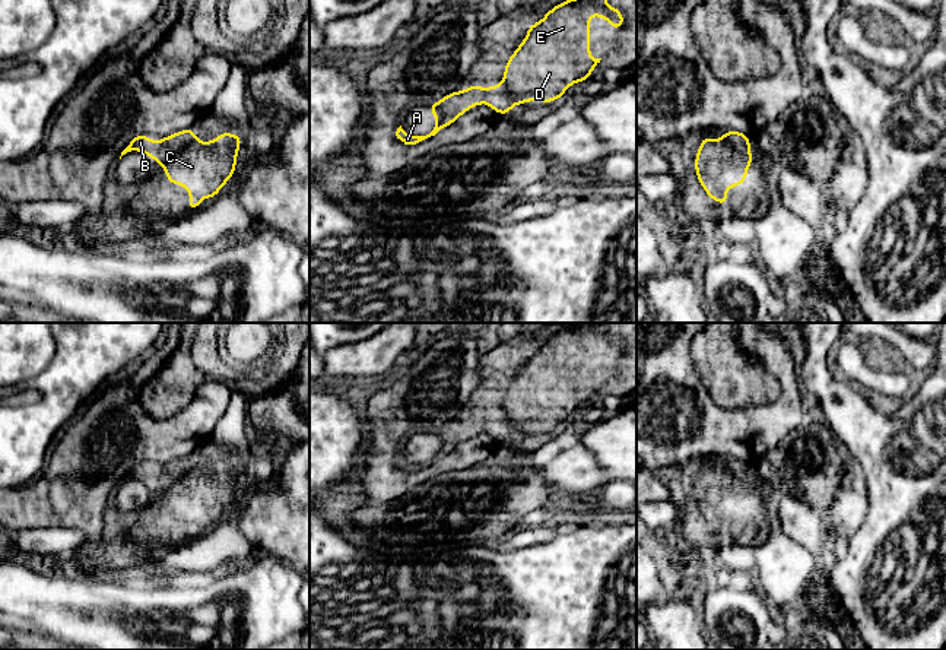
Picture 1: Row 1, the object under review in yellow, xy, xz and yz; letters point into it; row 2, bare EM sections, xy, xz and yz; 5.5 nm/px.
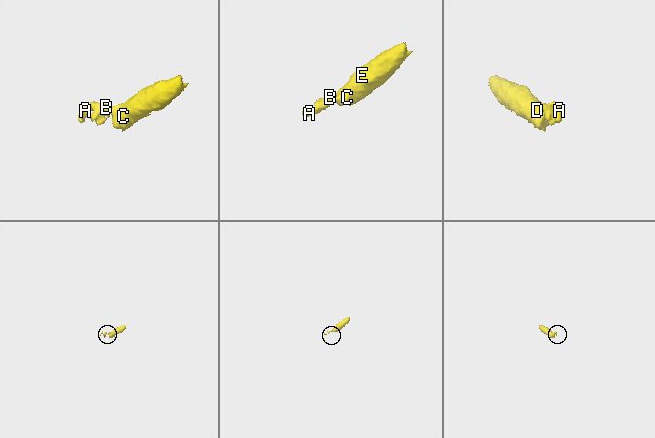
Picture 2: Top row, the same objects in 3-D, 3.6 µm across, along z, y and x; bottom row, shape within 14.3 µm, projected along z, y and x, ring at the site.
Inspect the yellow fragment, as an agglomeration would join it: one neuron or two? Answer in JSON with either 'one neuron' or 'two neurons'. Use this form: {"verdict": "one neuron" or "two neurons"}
{"verdict": "one neuron"}

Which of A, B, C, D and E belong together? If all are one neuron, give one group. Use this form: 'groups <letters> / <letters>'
groups A B C D E

